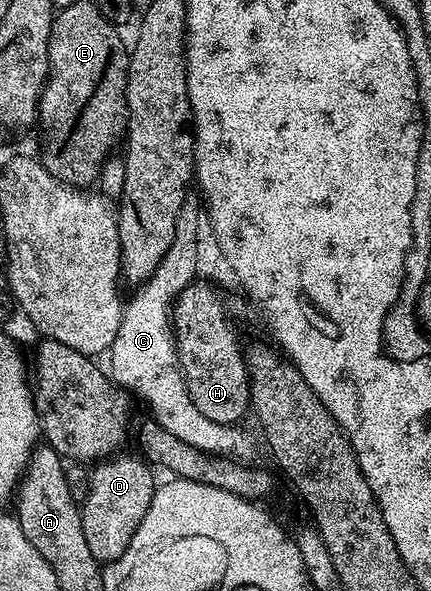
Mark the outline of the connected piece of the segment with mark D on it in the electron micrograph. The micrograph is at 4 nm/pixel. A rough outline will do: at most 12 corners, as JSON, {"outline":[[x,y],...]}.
{"outline":[[143,458],[91,468],[80,507],[101,565],[126,553],[158,486]]}

